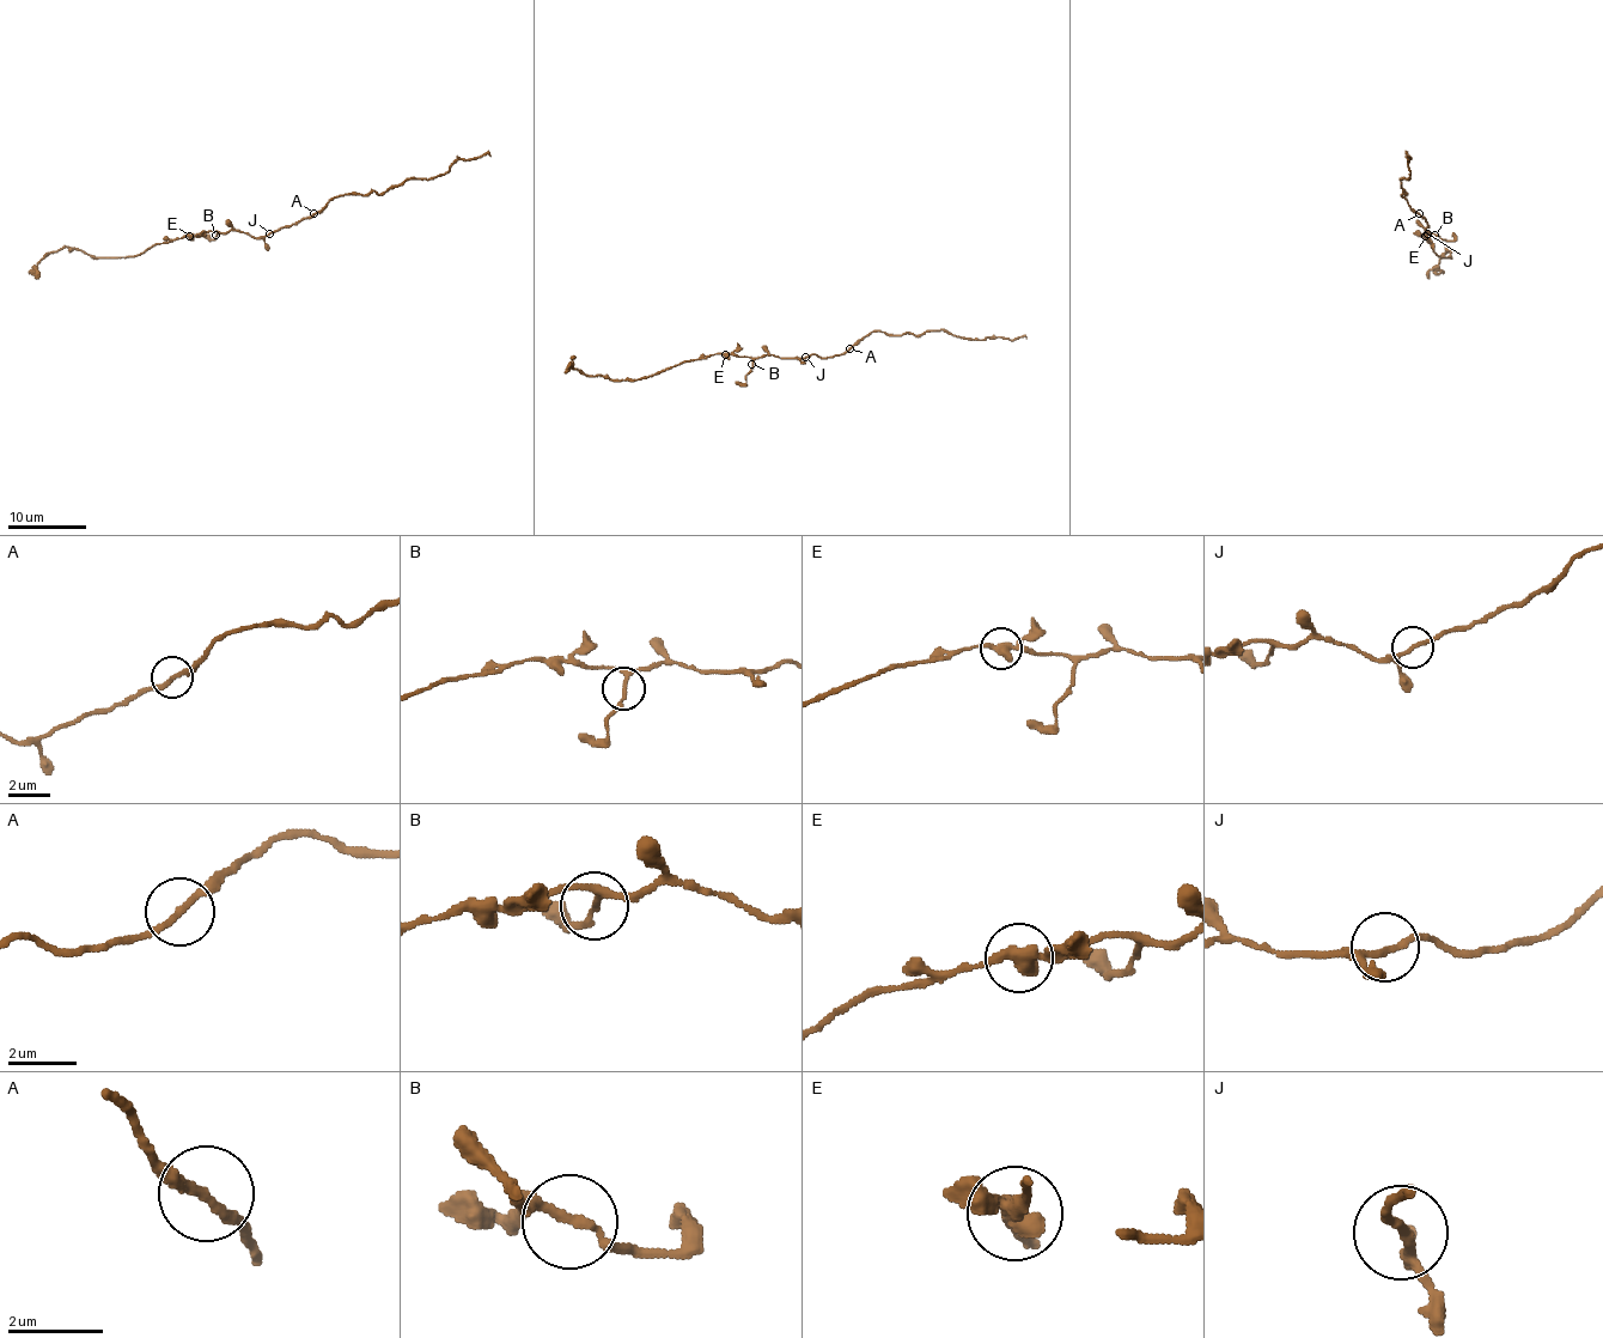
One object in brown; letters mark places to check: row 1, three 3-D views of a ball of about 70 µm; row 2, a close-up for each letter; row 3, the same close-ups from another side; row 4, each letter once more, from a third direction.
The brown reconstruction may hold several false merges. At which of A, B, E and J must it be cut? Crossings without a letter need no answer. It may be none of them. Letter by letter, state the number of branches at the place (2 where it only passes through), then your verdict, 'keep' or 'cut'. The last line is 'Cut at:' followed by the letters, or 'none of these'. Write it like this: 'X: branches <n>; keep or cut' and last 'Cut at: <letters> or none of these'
A: branches 2; keep
B: branches 3; keep
E: branches 3; keep
J: branches 3; keep
Cut at: none of these

